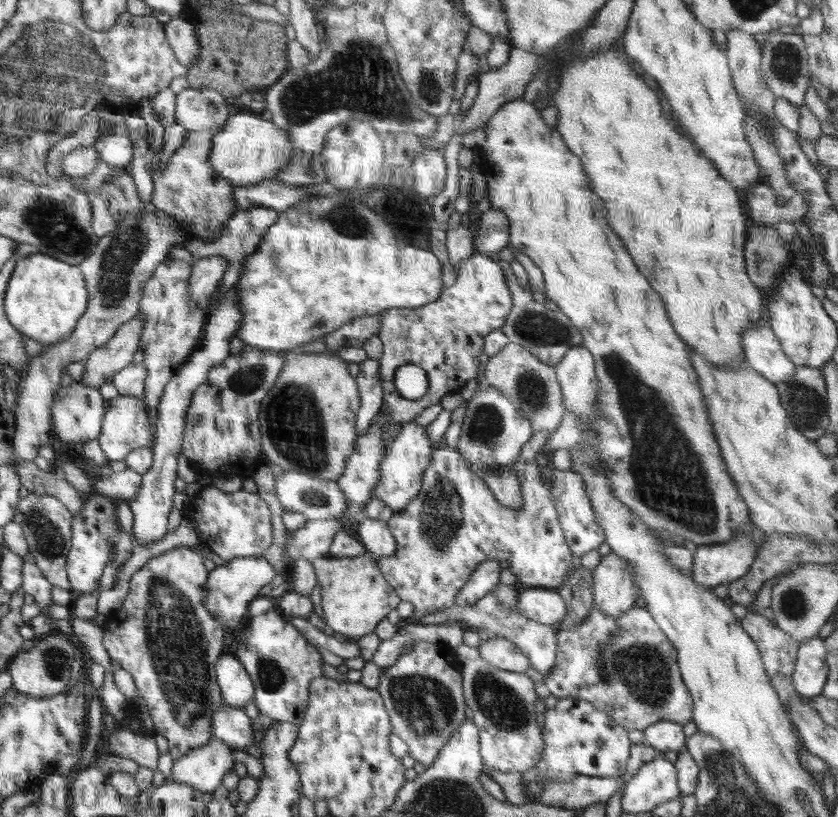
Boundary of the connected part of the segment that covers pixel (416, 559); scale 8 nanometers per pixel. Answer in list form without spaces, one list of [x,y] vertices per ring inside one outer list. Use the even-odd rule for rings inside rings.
[[[536,432],[522,446],[518,459],[510,466],[513,469],[520,494],[522,507],[510,509],[496,501],[496,497],[486,486],[486,483],[474,476],[468,462],[448,446],[437,445],[431,455],[430,465],[422,475],[421,490],[410,504],[393,514],[387,520],[390,532],[396,539],[396,550],[392,556],[381,556],[378,565],[386,583],[397,592],[401,600],[409,600],[414,607],[410,616],[411,621],[424,618],[433,612],[445,610],[455,605],[456,595],[468,583],[470,576],[484,560],[510,562],[510,570],[516,576],[517,582],[529,587],[543,587],[557,590],[568,578],[572,571],[573,555],[565,544],[561,524],[558,522],[558,510],[554,498],[550,497],[549,486],[540,472],[537,457],[544,452],[552,433]]]

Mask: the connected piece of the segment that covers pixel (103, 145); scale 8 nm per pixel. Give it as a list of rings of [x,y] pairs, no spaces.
[[[122,134],[104,135],[98,137],[94,146],[98,151],[98,158],[110,166],[127,166],[131,164],[134,148],[132,140]]]

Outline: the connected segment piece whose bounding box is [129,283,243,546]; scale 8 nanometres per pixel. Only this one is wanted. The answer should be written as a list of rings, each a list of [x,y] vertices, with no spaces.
[[[237,283],[222,297],[220,307],[208,313],[204,341],[202,347],[193,351],[189,359],[177,370],[177,373],[166,384],[163,395],[157,406],[155,418],[155,440],[151,445],[153,453],[152,467],[141,476],[142,484],[138,496],[129,501],[130,511],[133,516],[133,535],[140,546],[148,546],[155,540],[160,540],[168,532],[168,516],[172,510],[175,483],[178,478],[178,458],[182,455],[182,442],[184,442],[184,428],[186,428],[187,410],[196,390],[202,381],[205,381],[210,369],[221,363],[229,351],[230,339],[235,337],[235,332],[240,326],[243,314],[239,309],[239,296],[237,296]]]

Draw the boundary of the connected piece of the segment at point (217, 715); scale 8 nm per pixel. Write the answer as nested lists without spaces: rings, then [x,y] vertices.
[[[224,702],[212,715],[211,733],[211,740],[222,739],[233,749],[245,750],[249,744],[254,744],[250,718],[241,709],[230,707]]]

